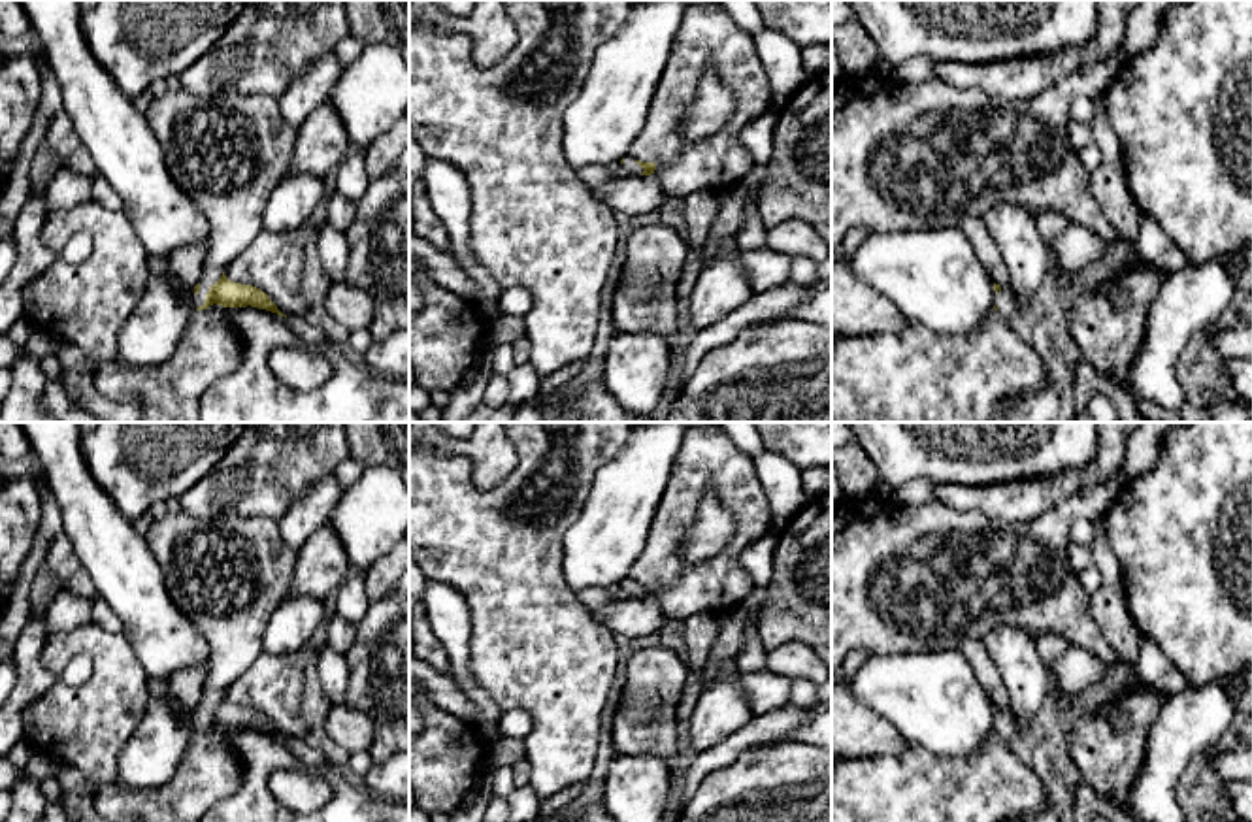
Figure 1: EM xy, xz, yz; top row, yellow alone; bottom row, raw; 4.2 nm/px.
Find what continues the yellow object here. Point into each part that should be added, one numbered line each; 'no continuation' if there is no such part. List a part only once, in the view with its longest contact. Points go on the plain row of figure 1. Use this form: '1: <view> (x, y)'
1: yz (973, 651)

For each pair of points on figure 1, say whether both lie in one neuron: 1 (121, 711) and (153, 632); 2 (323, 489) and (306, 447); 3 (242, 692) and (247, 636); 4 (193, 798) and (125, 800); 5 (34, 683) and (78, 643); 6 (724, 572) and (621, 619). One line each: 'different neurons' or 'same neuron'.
1: different neurons
2: different neurons
3: different neurons
4: same neuron
5: different neurons
6: different neurons

